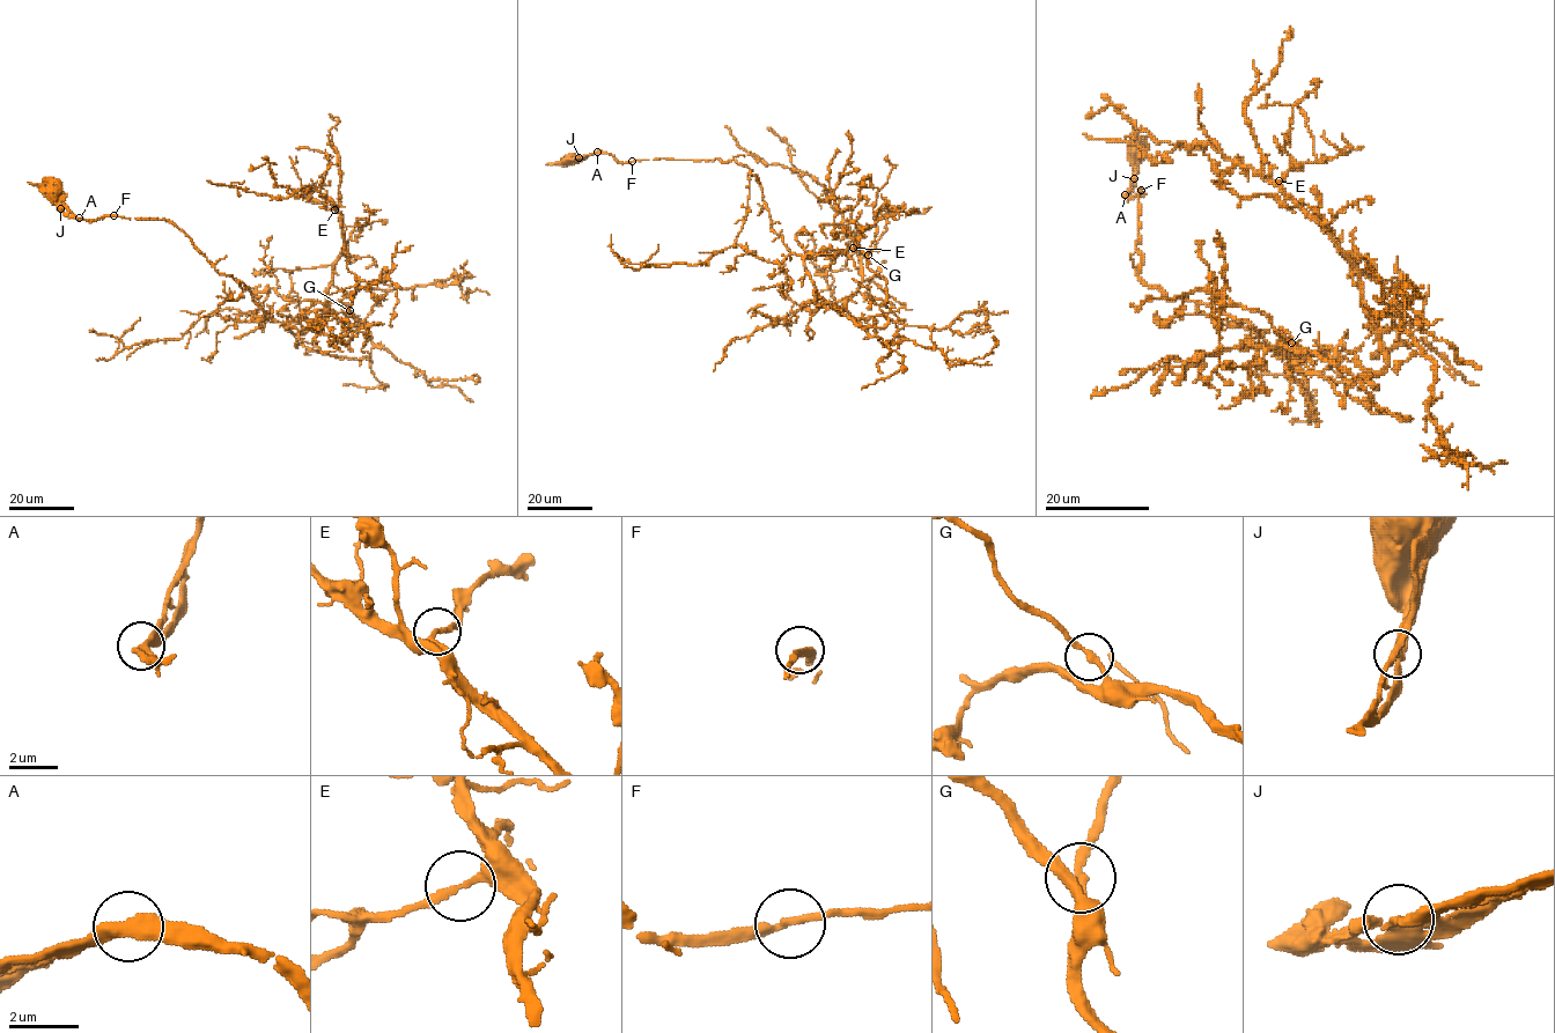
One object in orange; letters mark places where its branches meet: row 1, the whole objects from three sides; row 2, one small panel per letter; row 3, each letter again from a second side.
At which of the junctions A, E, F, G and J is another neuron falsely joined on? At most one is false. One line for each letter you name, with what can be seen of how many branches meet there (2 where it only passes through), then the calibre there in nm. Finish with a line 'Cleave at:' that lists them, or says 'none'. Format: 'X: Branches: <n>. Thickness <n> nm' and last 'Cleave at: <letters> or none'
Cleave at: none

